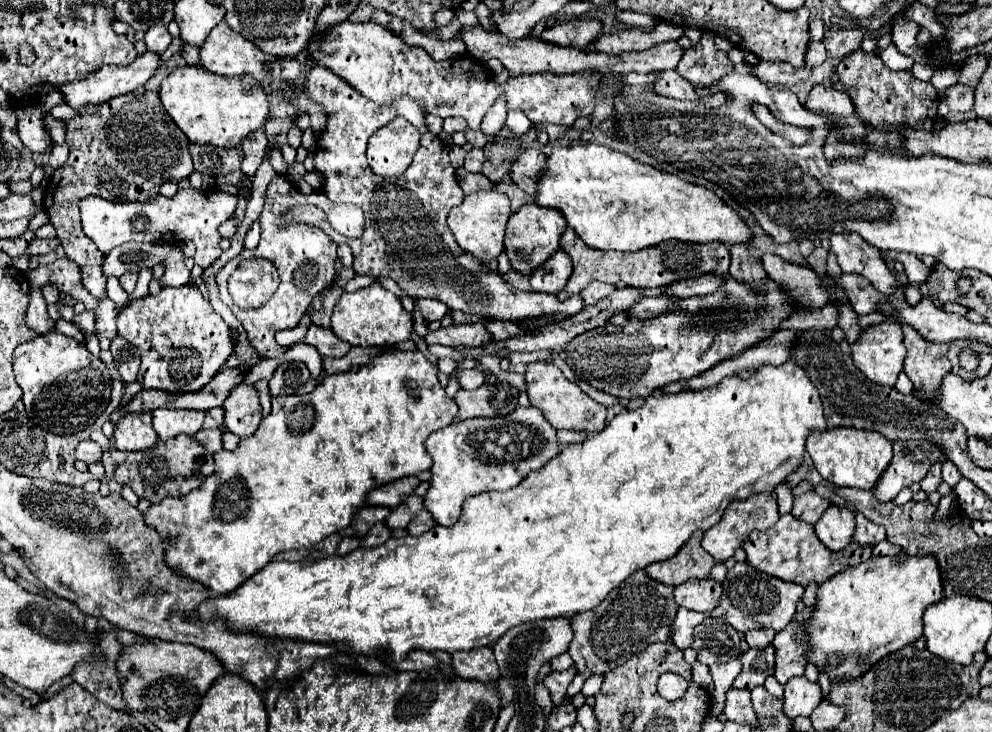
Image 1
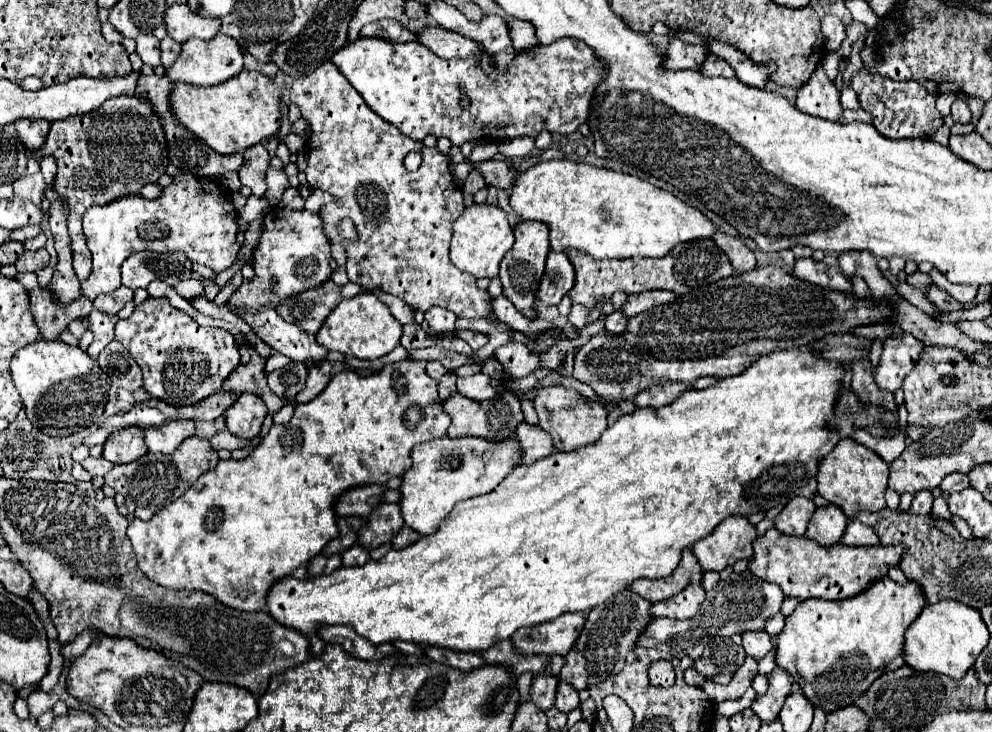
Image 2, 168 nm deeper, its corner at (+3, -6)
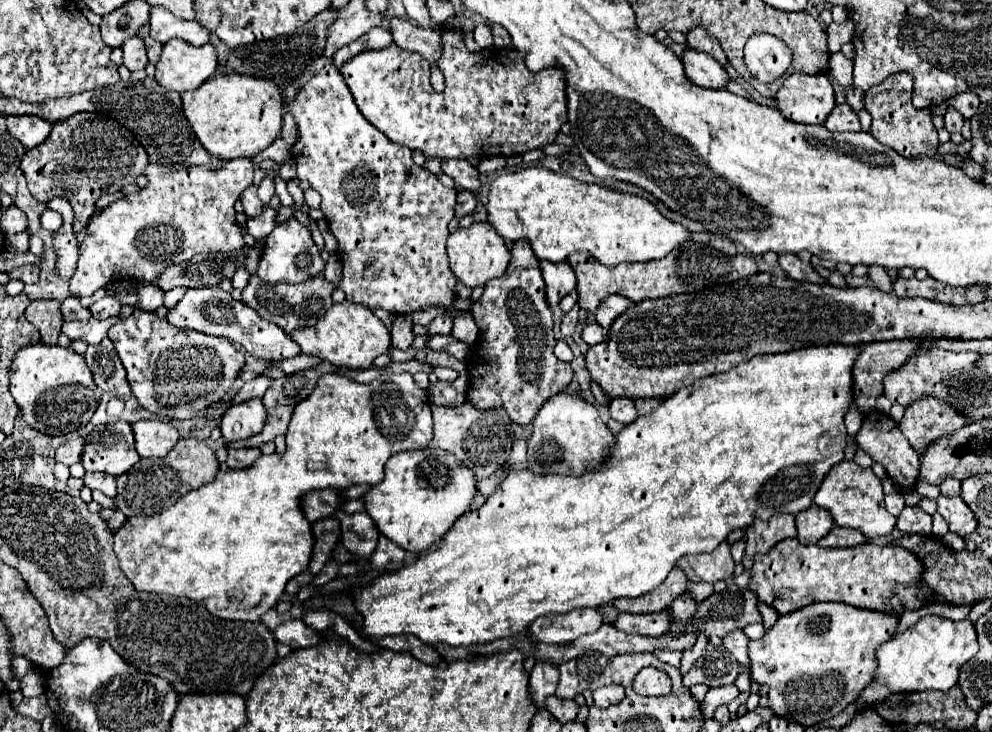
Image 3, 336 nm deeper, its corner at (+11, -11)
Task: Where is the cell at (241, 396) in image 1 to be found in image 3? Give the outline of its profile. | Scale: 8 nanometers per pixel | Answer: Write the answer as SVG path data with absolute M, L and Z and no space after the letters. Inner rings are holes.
M256 397L240 405L232 405L226 411L224 419L220 421L220 431L224 441L240 441L260 433L264 423L266 423L266 407Z

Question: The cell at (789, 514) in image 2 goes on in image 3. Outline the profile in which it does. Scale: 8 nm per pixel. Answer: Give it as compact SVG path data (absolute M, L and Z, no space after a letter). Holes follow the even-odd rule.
M780 513L768 521L756 519L750 527L744 529L744 537L746 537L746 551L744 551L742 565L748 571L754 565L756 553L768 553L776 543L780 543L788 537L796 537L794 515Z

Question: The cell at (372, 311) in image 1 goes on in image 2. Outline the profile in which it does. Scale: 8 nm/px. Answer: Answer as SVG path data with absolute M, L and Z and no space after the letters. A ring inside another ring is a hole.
M366 292L350 300L344 298L326 318L324 326L316 334L316 340L328 350L336 350L346 356L362 360L374 360L392 352L400 344L400 336L402 336L402 324L390 314L384 302L380 302L374 294Z

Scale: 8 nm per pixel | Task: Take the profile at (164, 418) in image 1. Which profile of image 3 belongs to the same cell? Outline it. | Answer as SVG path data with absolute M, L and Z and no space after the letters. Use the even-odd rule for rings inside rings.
M136 421L132 423L136 449L140 457L166 457L178 443L178 431L166 421Z

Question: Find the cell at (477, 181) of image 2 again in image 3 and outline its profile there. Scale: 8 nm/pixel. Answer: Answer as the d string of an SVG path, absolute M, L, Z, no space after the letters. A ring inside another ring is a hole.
M460 191L458 193L458 203L456 203L456 217L462 219L464 215L470 215L476 207L476 197L470 191Z

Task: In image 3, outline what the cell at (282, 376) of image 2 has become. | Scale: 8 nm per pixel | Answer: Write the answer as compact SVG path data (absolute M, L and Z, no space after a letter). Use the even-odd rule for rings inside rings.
M320 363L314 369L304 369L304 373L278 377L278 379L274 379L272 387L262 397L262 403L266 409L278 407L278 405L296 405L314 391L318 379L324 373L336 372L338 372L338 367L332 367L330 363Z

